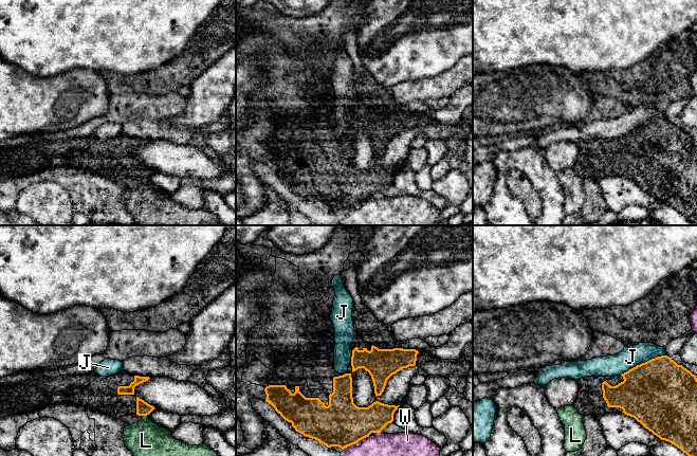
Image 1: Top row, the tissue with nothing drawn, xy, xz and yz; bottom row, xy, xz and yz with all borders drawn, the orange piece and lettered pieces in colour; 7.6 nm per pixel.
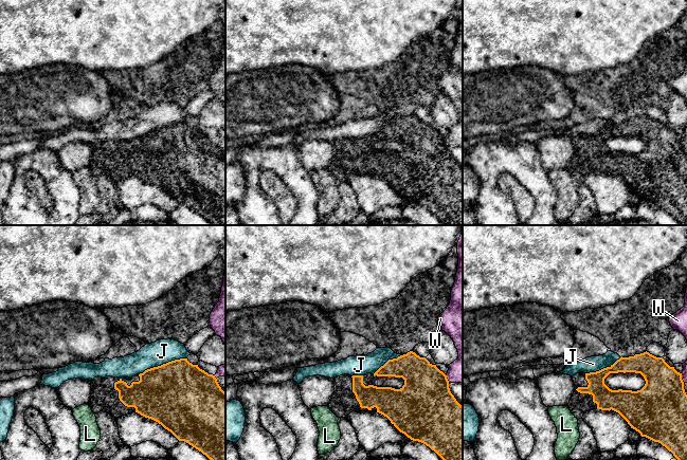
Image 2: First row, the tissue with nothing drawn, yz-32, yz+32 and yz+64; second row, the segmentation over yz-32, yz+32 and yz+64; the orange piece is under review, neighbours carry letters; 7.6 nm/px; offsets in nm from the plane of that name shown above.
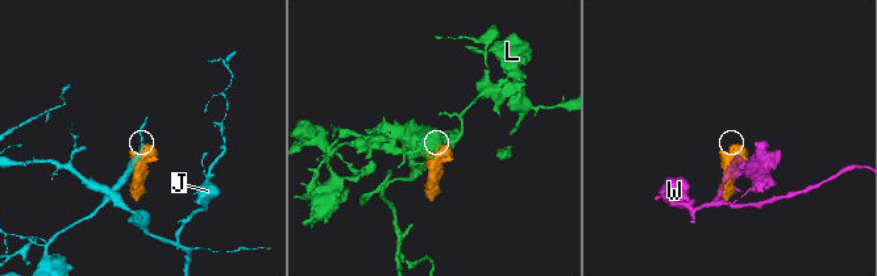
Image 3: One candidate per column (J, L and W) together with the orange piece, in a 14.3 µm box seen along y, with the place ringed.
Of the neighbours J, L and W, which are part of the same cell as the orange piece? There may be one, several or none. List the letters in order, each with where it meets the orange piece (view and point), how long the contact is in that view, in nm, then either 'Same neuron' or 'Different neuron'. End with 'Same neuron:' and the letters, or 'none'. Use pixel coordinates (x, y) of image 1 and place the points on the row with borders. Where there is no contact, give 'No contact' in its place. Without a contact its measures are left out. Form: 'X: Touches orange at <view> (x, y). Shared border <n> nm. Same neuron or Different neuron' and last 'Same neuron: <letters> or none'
J: Touches orange at yz (642, 363). Shared border 380 nm. Different neuron
L: Touches orange at xy (144, 415). Shared border 60 nm. Different neuron
W: Touches orange at xz (359, 440). Shared border 180 nm. Different neuron
Same neuron: none

